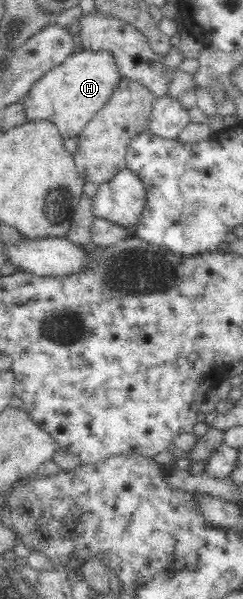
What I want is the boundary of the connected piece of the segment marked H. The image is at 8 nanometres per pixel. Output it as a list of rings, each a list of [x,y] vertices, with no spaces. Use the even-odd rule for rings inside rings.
[[[77,47],[64,62],[44,73],[30,88],[24,97],[27,121],[50,120],[63,139],[78,137],[88,122],[107,106],[123,79],[110,51],[94,52]]]

